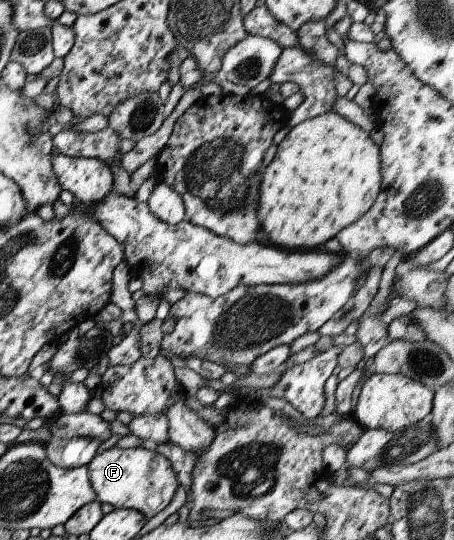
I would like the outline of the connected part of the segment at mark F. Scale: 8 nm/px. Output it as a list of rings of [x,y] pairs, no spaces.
[[[112,447],[94,456],[86,467],[98,502],[108,503],[114,509],[126,508],[140,512],[146,520],[170,503],[179,486],[170,462],[155,450],[140,447],[120,450]]]

